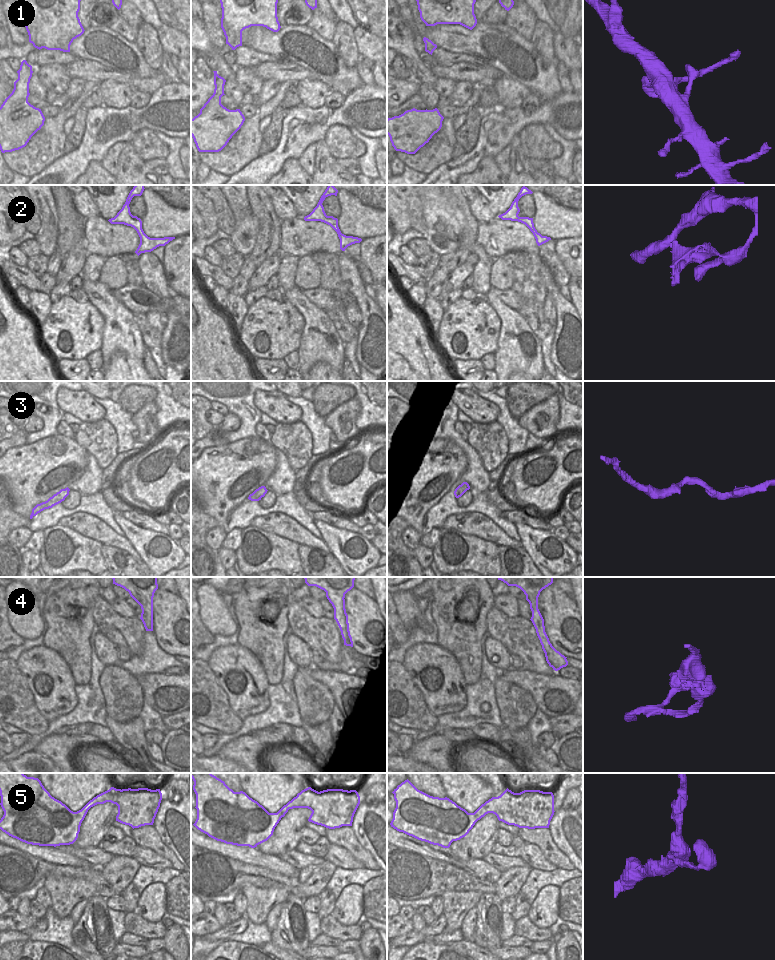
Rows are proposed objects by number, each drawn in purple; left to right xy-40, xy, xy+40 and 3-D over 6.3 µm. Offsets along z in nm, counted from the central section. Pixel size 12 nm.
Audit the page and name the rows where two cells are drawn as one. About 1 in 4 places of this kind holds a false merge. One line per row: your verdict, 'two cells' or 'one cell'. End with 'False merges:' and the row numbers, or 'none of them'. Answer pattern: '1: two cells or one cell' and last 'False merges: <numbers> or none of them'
1: one cell
2: one cell
3: one cell
4: one cell
5: one cell
False merges: none of them

